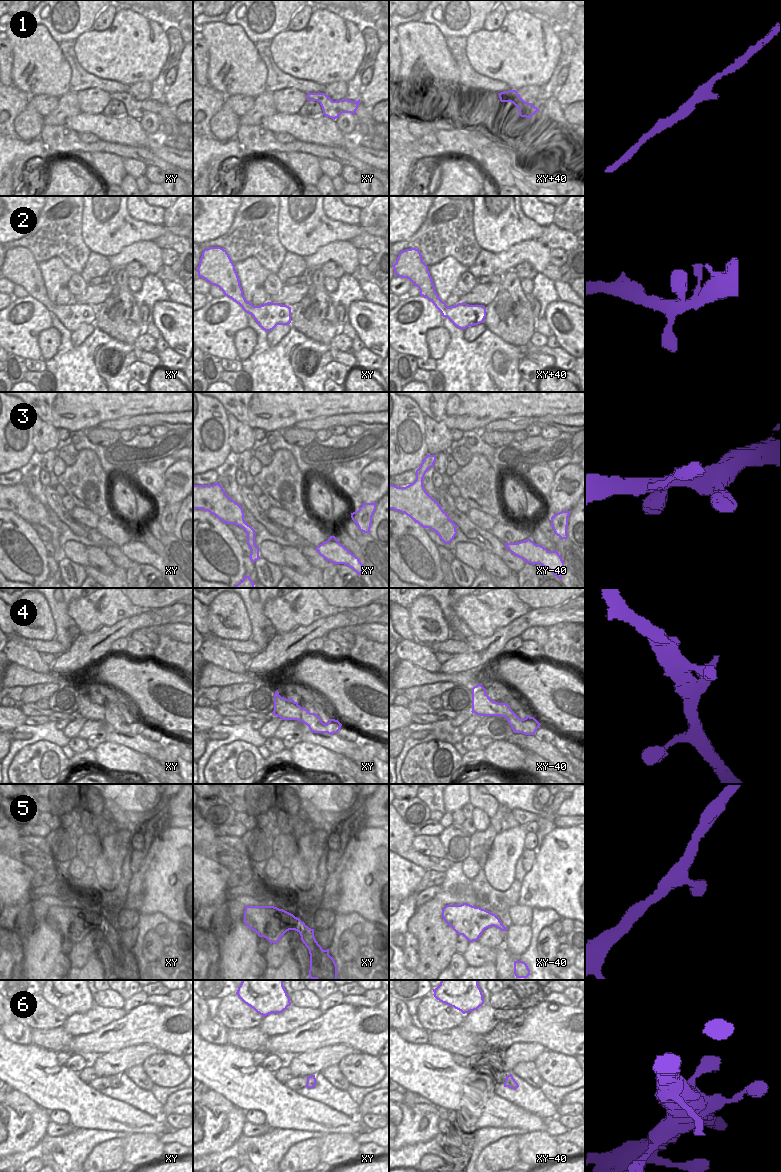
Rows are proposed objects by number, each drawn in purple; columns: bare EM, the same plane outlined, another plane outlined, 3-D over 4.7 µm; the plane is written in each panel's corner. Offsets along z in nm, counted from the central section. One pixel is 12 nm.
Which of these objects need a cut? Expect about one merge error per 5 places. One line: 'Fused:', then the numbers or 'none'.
Fused: none

